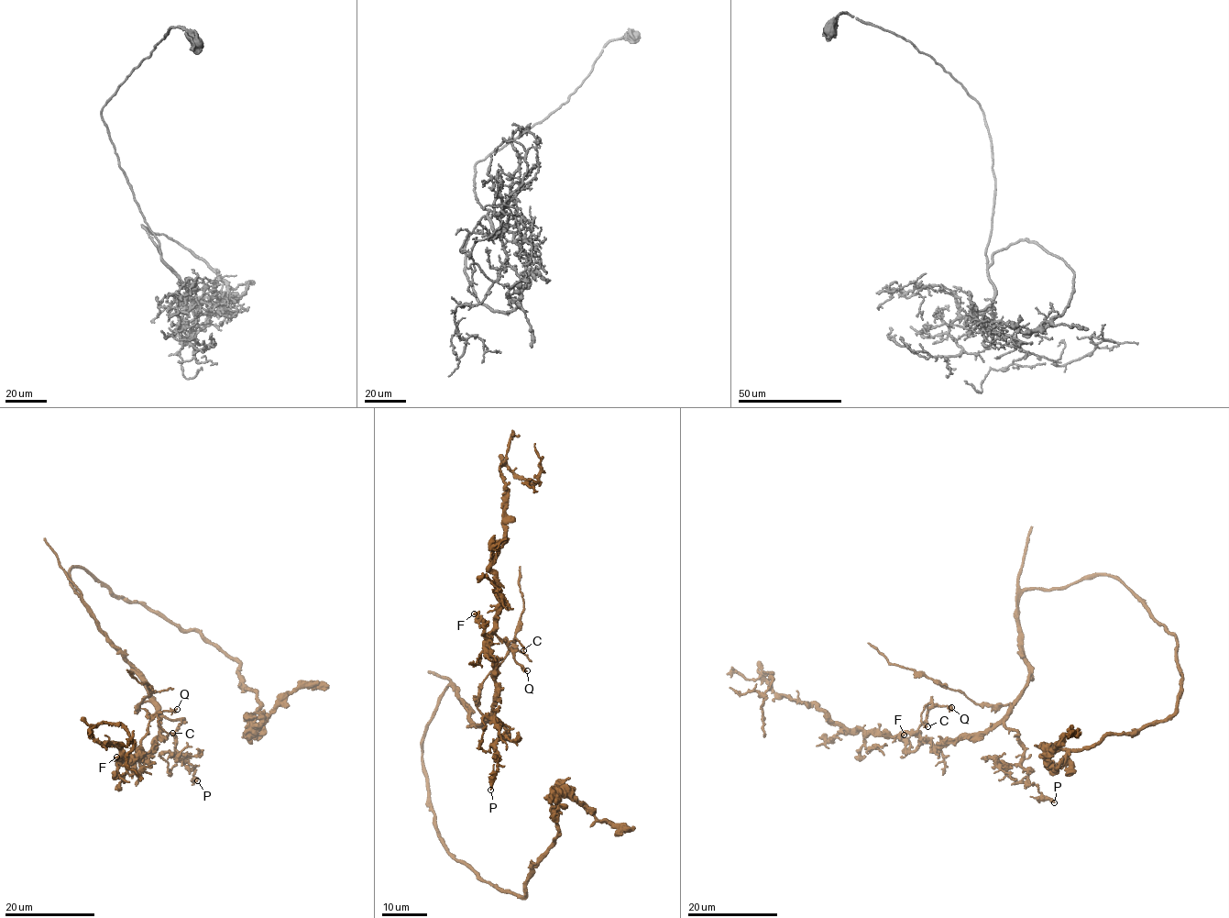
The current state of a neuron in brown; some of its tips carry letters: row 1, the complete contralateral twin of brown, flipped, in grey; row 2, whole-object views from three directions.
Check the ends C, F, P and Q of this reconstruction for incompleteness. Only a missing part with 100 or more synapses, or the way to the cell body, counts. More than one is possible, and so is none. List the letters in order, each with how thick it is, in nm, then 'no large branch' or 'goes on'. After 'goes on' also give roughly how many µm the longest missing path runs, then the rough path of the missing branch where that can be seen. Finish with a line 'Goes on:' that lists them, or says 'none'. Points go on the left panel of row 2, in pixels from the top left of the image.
C: 200 nm | no large branch
F: 240 nm | no large branch
P: 220 nm | no large branch
Q: 300 nm | no large branch
Goes on: none

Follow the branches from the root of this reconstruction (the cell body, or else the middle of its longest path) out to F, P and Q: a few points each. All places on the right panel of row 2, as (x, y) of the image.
F: (1027, 589), (1017, 609), (1027, 682), (1011, 709), (983, 732), (935, 746), (922, 743), (910, 751), (904, 735)
P: (1027, 589), (1017, 609), (1027, 682), (1004, 723), (1019, 733), (1021, 765), (1030, 785), (1054, 802)
Q: (1027, 589), (1017, 609), (1028, 672), (1022, 696), (983, 732), (933, 746), (918, 727), (936, 705), (951, 707)

